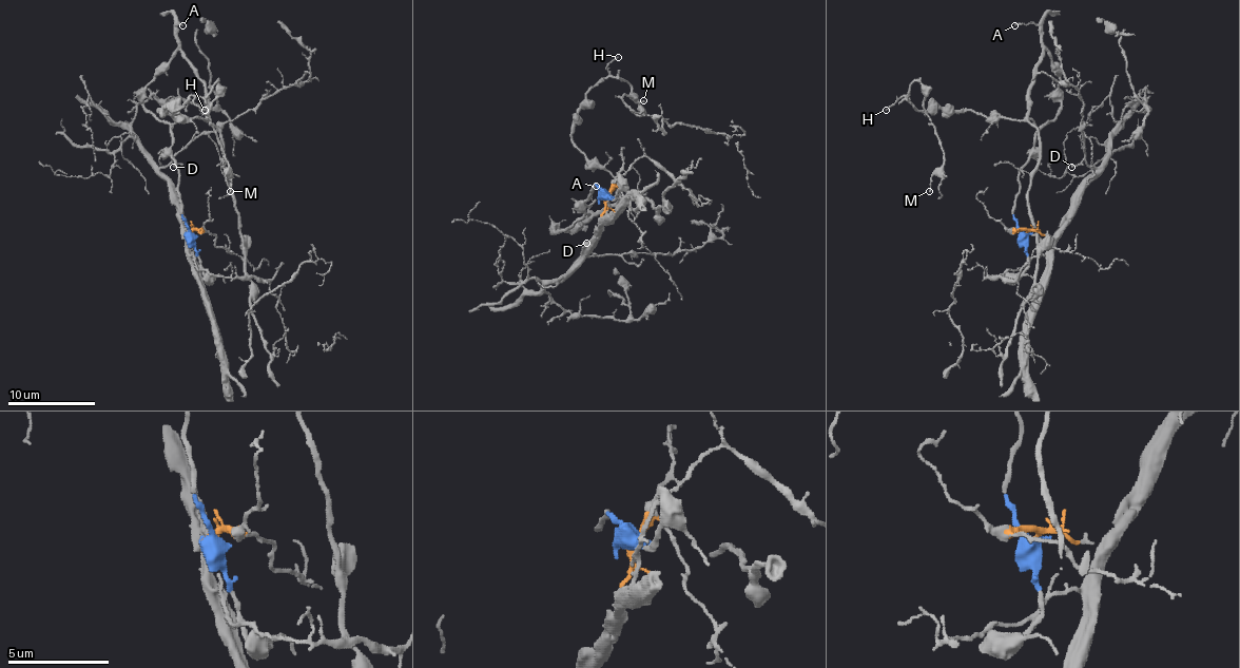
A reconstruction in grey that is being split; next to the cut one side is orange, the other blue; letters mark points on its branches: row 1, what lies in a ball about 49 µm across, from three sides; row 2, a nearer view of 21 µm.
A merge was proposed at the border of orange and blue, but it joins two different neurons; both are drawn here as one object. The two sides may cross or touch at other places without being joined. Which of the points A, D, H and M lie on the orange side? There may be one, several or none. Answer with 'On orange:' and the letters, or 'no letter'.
On orange: D

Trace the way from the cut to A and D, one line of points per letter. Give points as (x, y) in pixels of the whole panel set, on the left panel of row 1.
A: (188, 234), (178, 169), (170, 154), (172, 128), (144, 107), (141, 89), (178, 45), (176, 30), (183, 25)
D: (186, 234), (192, 230), (188, 234), (186, 217), (176, 206), (174, 187), (159, 171), (174, 160), (172, 167)

